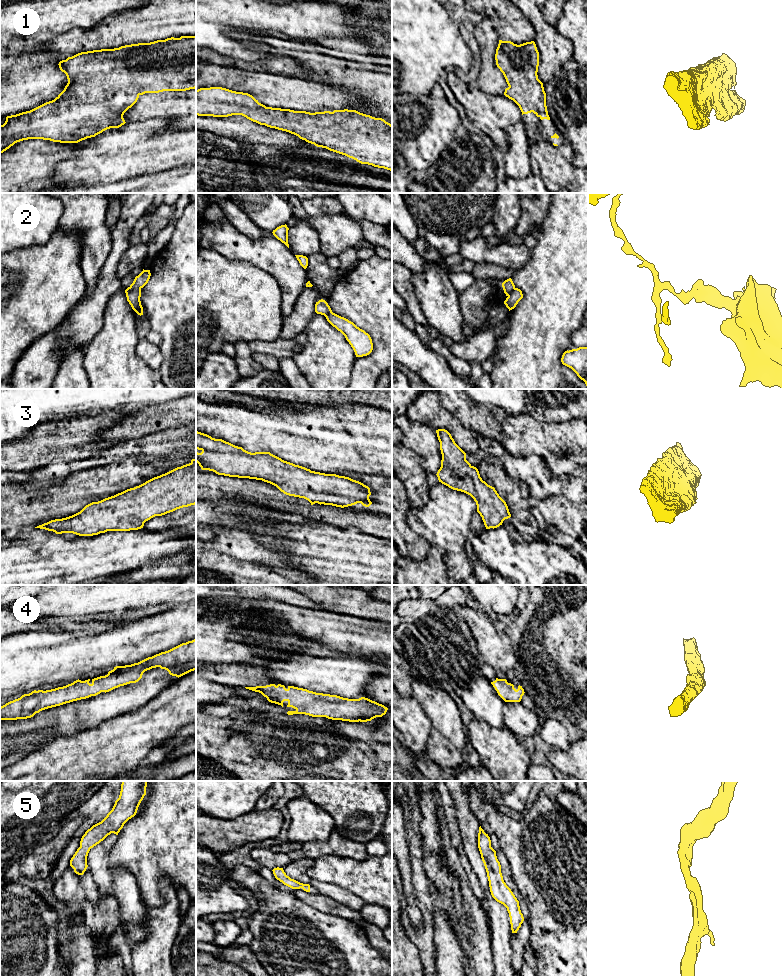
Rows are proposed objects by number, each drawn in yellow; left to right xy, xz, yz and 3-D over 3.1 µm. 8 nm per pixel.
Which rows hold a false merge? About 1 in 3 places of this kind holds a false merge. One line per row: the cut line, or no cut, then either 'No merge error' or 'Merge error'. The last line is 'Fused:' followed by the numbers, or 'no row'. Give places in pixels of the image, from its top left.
1: No split. No merge error
2: Split along xy (140, 288), (134, 288), (126, 294). Merge error
3: No split. No merge error
4: No split. No merge error
5: No split. No merge error
Fused: 2

